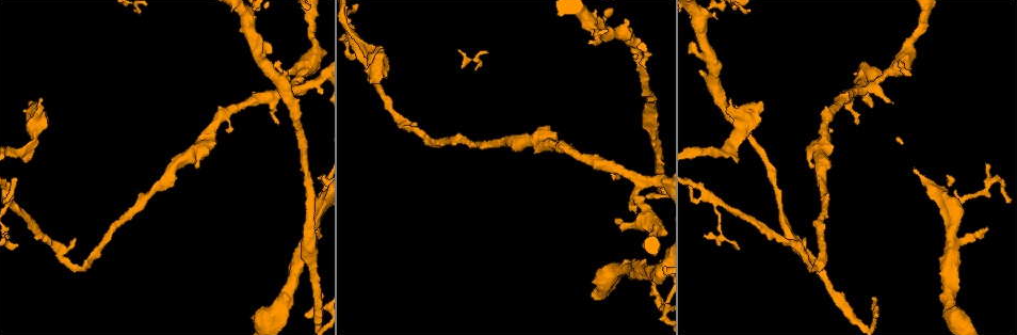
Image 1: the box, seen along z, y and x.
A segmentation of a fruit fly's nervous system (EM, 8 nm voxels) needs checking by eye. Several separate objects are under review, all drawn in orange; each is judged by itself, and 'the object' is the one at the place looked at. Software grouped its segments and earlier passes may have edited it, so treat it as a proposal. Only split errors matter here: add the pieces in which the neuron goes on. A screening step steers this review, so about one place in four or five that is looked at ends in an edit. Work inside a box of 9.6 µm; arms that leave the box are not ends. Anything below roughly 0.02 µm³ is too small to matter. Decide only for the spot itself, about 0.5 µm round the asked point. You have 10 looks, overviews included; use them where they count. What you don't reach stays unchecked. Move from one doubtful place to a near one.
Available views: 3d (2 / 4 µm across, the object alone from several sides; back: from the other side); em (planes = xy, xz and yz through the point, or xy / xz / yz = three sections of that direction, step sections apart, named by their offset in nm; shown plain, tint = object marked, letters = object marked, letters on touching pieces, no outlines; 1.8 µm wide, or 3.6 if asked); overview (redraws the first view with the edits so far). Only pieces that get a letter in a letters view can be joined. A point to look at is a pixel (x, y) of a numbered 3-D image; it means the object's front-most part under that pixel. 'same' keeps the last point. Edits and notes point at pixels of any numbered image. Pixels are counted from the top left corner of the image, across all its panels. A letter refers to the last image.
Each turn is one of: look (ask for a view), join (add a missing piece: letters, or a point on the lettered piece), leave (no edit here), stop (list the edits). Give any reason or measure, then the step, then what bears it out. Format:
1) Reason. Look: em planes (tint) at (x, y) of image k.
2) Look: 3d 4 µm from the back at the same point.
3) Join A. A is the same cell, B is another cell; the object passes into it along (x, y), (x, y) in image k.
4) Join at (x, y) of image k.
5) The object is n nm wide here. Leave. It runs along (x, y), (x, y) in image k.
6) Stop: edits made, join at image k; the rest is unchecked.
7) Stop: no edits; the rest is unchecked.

Branch stops here. Look: em xz step 8 (letters) at (738, 162) of image 1.

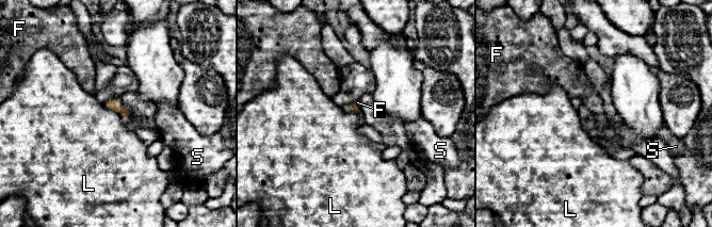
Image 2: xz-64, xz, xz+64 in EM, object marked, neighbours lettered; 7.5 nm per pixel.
Look: em planes (letters) at the same point.

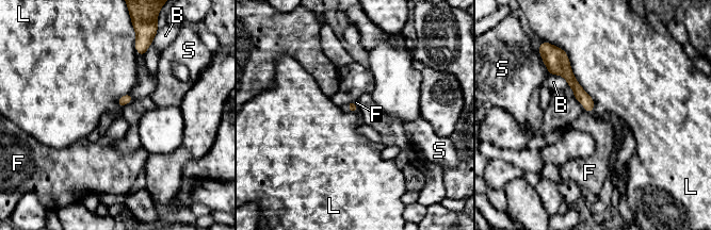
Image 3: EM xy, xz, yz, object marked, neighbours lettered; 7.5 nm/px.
The longest contact is with L, 550 nm. Leave. B, F, L and S are other cells; it runs along (553, 63), (569, 77), (590, 109) in image 3; none of them fits.

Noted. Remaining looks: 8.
Look: em yz step 16 (letters) at (383, 50) of image 1.

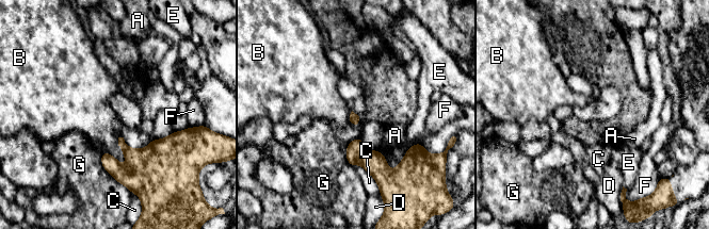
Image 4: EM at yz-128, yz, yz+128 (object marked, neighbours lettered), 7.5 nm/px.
Leave. A, B, C, D, E, F and G are other cells; it runs along (175, 134), (131, 168), (105, 163) in image 4; none of them fits.

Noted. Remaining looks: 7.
Sharp bend. Look: em yz step 16 (letters) at (815, 268) of image 1.

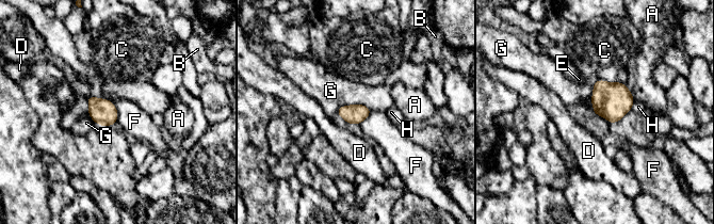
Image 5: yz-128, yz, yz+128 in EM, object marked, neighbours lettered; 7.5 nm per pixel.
The object is 140 nm wide here. Leave. A, B, C, D, E, F, G and H are other cells; a border runs along (371, 109), (342, 105), (336, 113) in image 5; none of them fits.

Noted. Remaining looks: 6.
Three-way junction. Look: em planes (letters) at (870, 86) of image 1.

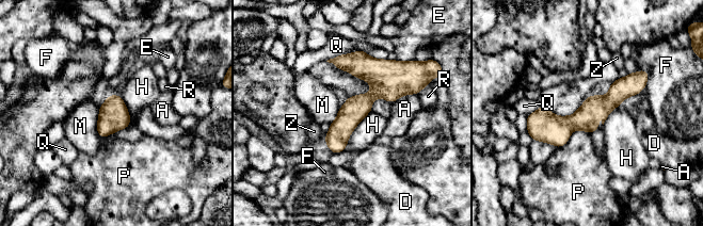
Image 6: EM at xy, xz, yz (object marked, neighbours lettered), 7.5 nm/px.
The object is 180 nm wide here. Leave. A, D, E, F, H, M, P, Q, R and Z are other cells; no lettered piece goes on from it.

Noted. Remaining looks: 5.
Long arm stops here. Look: 3d 4 µm at (648, 199) of image 1.

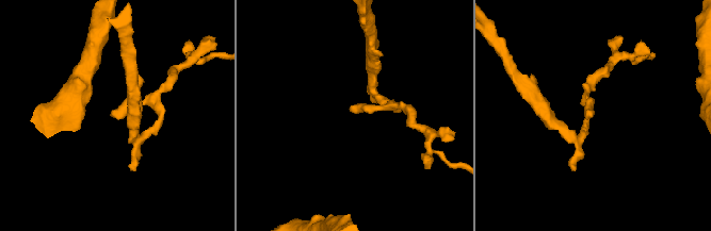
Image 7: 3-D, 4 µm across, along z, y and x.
Look: em planes (letters) at (589, 116) of image 7.

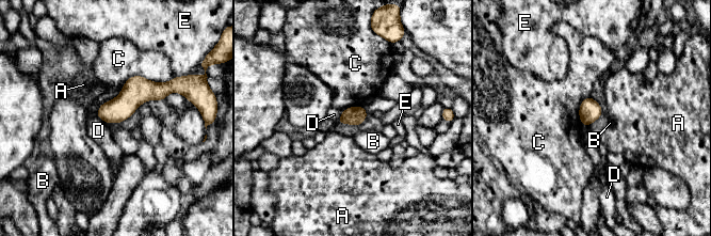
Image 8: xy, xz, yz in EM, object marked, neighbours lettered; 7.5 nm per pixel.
Leave. A, B, C, D and E are other cells; it runs along (168, 85), (99, 113) in image 8; none of them fits.

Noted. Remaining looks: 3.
Stop: no edits; the rest is unchecked.

